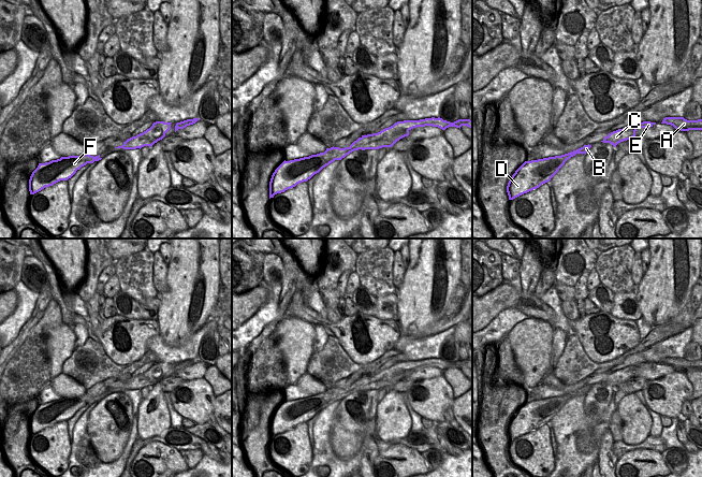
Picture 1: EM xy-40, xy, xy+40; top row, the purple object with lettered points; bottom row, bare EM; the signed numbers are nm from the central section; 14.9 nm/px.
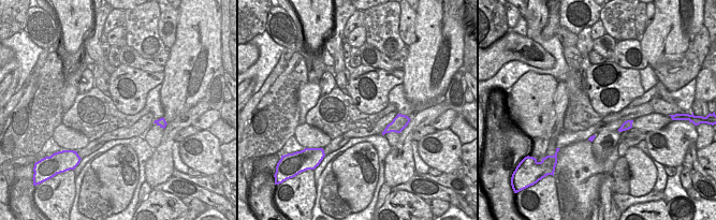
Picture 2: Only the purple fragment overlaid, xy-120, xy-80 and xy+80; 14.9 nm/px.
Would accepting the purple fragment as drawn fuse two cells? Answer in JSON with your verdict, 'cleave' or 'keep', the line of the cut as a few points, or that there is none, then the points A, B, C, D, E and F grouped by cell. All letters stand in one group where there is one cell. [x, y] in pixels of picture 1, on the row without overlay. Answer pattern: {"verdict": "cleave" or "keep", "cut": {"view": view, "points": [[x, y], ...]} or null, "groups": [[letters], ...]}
{"verdict": "keep", "cut": null, "groups": [["A", "B", "C", "D", "E", "F"]]}

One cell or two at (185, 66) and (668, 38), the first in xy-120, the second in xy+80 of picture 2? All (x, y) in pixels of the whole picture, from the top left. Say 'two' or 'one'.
one

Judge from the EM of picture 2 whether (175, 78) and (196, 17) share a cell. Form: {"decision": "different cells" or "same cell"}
{"decision": "same cell"}

